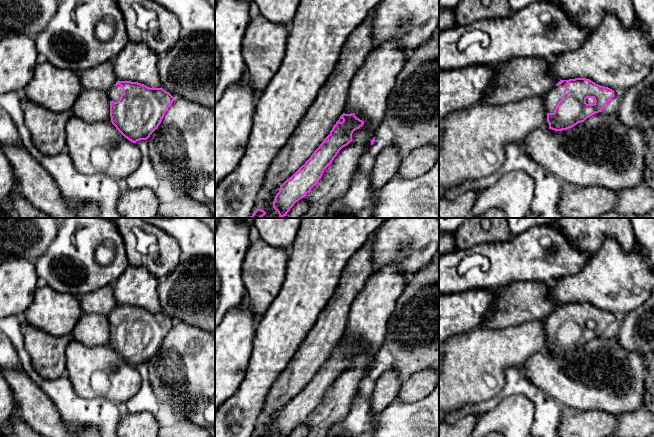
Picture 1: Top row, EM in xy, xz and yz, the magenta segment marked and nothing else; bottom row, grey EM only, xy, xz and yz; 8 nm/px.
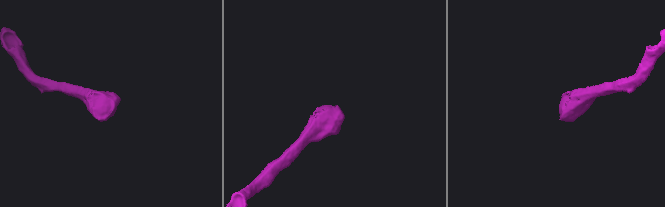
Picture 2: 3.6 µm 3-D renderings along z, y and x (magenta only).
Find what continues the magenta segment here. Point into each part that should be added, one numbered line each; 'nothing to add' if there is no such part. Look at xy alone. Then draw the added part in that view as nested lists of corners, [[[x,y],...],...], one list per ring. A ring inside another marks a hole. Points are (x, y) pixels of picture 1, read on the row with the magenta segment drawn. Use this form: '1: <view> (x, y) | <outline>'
1: xy (115, 93) | [[[120,85],[114,86],[110,91],[109,91],[109,99],[110,101],[117,102],[121,95],[123,94],[123,90]]]

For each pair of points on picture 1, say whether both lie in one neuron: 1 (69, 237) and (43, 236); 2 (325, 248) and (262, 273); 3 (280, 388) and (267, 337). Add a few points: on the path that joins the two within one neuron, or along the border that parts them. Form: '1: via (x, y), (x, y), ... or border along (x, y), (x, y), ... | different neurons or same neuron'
1: border along (58, 228), (55, 239), (41, 255) | different neurons
2: border along (290, 251), (285, 266), (285, 279), (280, 287) | different neurons
3: border along (291, 358), (287, 366), (273, 382), (266, 398) | different neurons

